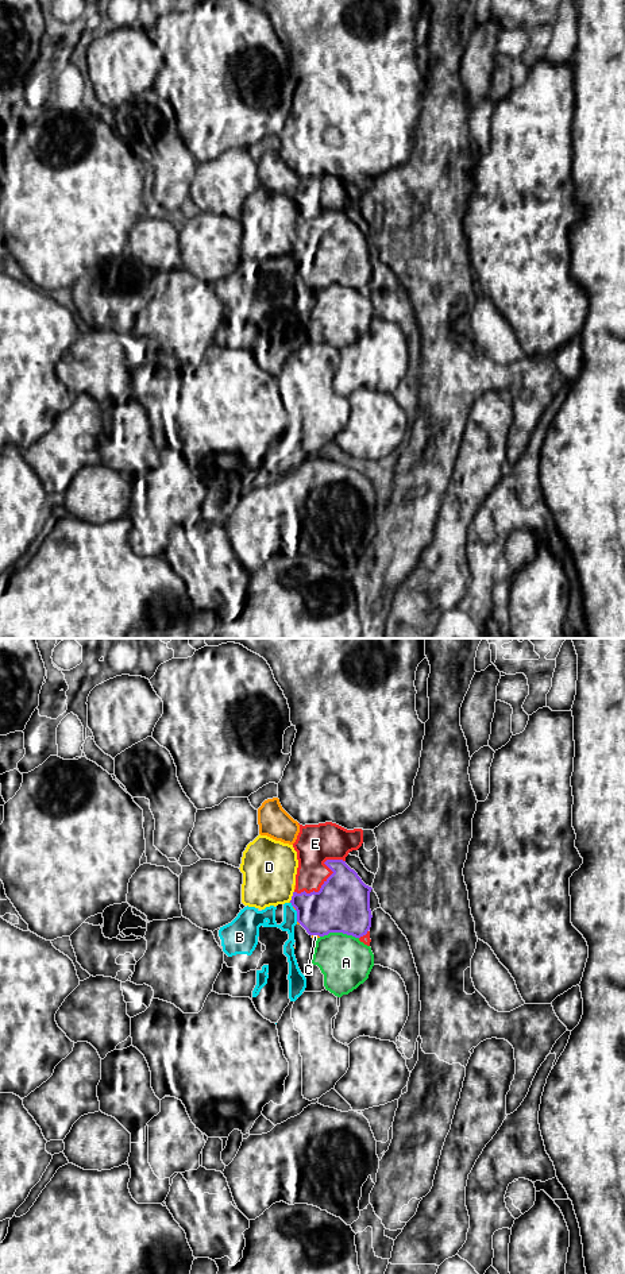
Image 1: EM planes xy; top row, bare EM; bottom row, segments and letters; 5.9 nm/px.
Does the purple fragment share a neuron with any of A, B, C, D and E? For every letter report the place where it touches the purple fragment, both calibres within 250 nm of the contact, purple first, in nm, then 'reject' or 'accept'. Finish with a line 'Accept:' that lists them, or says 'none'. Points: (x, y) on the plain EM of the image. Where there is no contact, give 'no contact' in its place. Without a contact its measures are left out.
A: xy (339, 284) | 320/300 nm | reject
B: xy (297, 267) | 300/100 nm | reject
C: xy (316, 286) | 320/30 nm | reject
D: xy (292, 248) | 280/320 nm | reject
E: xy (327, 231) | 320/240 nm | accept
Accept: E

